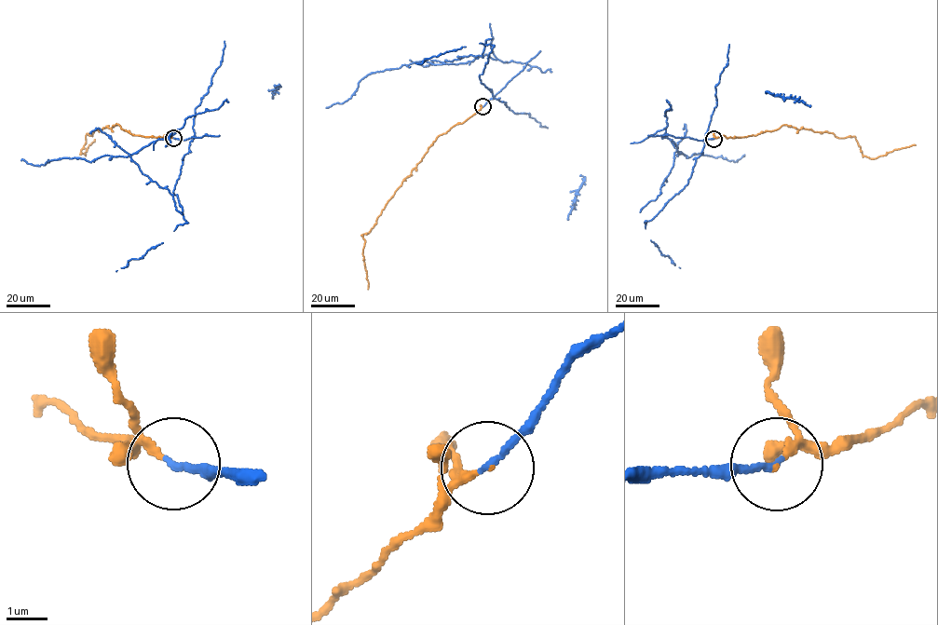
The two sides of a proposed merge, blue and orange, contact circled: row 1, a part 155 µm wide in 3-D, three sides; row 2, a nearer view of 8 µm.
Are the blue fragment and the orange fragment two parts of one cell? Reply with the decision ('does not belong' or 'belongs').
belongs

